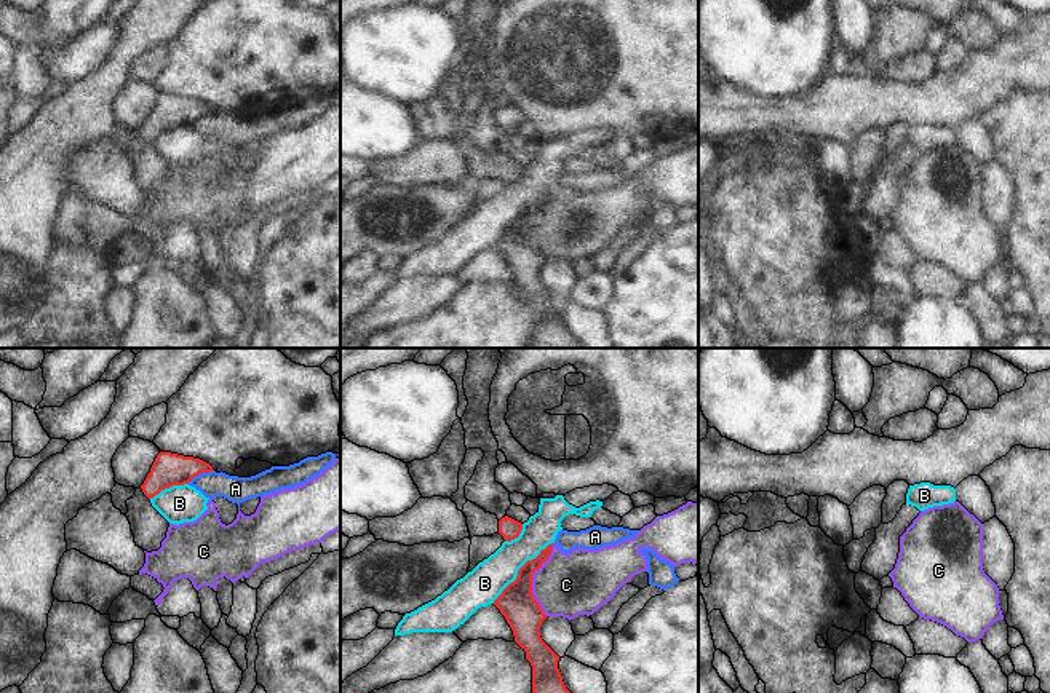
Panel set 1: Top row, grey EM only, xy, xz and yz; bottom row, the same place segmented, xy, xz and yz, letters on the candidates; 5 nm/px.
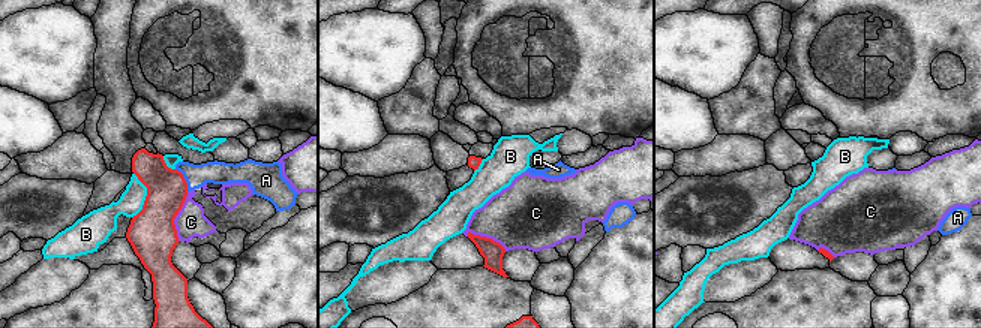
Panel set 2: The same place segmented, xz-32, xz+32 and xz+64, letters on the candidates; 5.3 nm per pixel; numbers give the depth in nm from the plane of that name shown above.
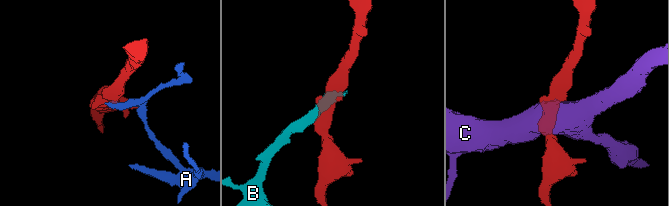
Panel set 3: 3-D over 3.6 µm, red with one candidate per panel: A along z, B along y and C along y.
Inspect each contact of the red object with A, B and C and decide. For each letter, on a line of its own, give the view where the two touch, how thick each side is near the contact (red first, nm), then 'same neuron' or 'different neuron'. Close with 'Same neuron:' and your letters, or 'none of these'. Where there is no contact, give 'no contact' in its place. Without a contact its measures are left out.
A: contact in xy; calibres 170 and 130 nm; different neuron
B: contact in xz; calibres 180 and 190 nm; different neuron
C: contact in xz; calibres 180 and 320 nm; different neuron
Same neuron: none of these

